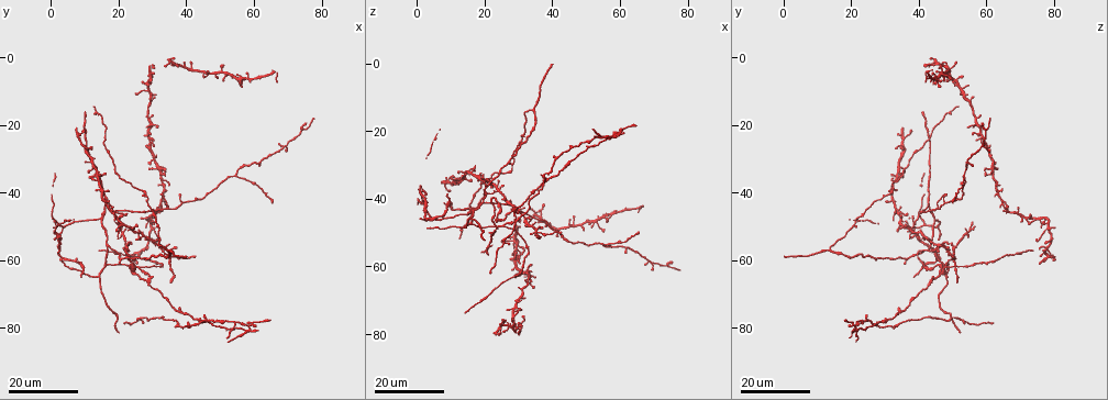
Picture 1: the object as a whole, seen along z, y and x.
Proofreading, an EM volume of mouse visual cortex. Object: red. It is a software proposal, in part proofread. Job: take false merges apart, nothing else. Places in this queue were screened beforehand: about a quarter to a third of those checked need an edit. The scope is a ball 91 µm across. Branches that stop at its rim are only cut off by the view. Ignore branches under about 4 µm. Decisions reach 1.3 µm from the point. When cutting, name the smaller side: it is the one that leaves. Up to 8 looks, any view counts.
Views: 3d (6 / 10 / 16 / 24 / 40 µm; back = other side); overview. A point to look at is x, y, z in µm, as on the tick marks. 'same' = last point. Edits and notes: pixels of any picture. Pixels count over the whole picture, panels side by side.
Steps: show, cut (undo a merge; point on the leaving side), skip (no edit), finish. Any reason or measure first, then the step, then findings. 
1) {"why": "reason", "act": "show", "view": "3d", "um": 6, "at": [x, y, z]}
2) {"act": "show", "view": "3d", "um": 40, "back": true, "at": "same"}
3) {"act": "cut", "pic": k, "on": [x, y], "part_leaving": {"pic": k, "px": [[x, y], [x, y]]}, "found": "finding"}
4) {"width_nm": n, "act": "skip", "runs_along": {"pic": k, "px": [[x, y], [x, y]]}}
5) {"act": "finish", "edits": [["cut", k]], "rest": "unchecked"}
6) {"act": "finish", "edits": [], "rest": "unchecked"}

{"why": "four arms meet", "act": "show", "view": "3d", "um": 24, "at": [29.5, 19.5, 57.0]}

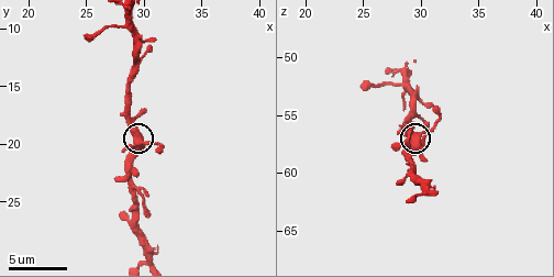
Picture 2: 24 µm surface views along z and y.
{"act": "show", "view": "3d", "um": 10, "at": [29.8, 19.4, 57.0]}

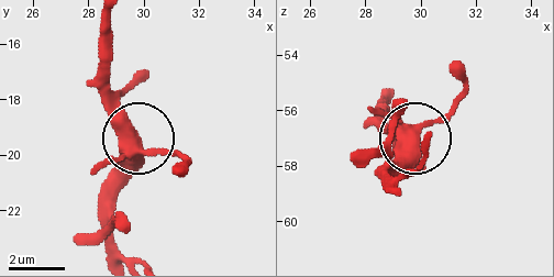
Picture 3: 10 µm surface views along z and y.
{"act": "skip", "found": "one neuron here"}

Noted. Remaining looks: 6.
{"why": "three-way junction", "act": "show", "view": "3d", "um": 24, "at": [25.5, 61.5, 47.0]}

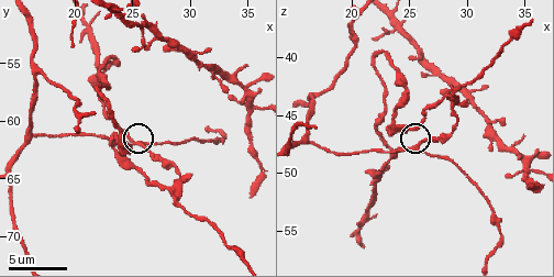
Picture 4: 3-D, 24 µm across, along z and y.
{"act": "show", "view": "3d", "um": 10, "at": [25.4, 62.0, 47.6]}

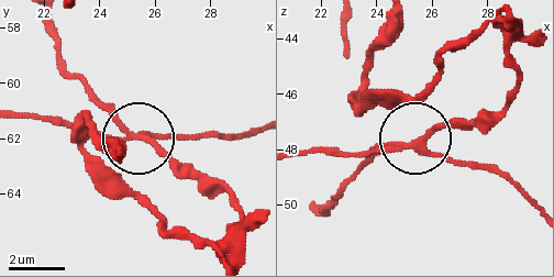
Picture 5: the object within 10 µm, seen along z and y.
{"act": "cut", "pic": 5, "on": [107, 107], "part_leaving": {"pic": 5, "px": [[142, 136], [225, 186], [240, 212], [232, 257]]}, "found": "a second neuron is stuck on"}

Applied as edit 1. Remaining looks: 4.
{"why": "four or more arms meet", "act": "show", "view": "3d", "um": 24, "at": [23.5, 51.0, 37.0]}

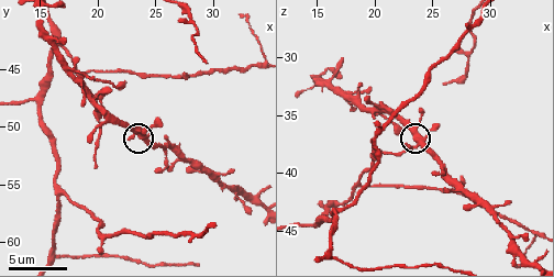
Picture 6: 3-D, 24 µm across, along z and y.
{"act": "show", "view": "3d", "um": 10, "at": "same"}

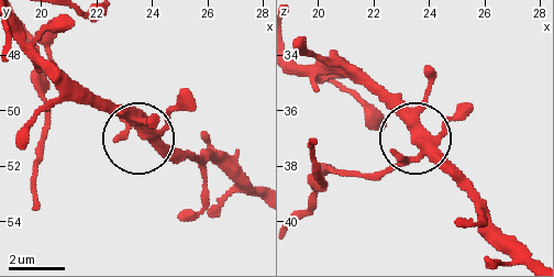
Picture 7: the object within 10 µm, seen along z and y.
{"width_nm": 350, "act": "cut", "pic": 7, "on": [383, 172], "found": "two neurons meet here"}

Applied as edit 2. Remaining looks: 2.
{"act": "show", "view": "3d", "um": 24, "at": [20.5, 57.5, 69.0]}

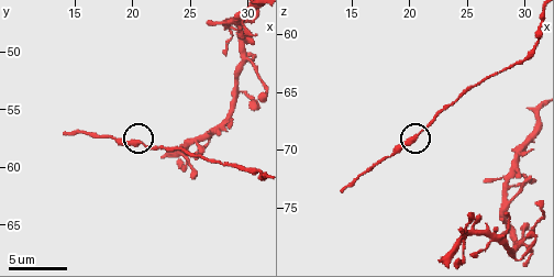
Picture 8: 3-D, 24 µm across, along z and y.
{"act": "show", "view": "3d", "um": 6, "at": [20.4, 58.0, 69.0]}

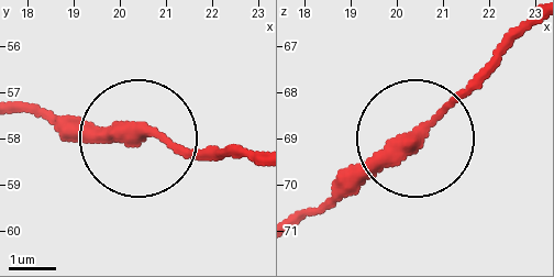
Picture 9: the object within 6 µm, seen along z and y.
{"act": "skip", "found": "one neuron here"}

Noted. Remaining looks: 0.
{"act": "finish", "edits": [["cut", 5], ["cut", 7]], "rest": "unchecked"}

